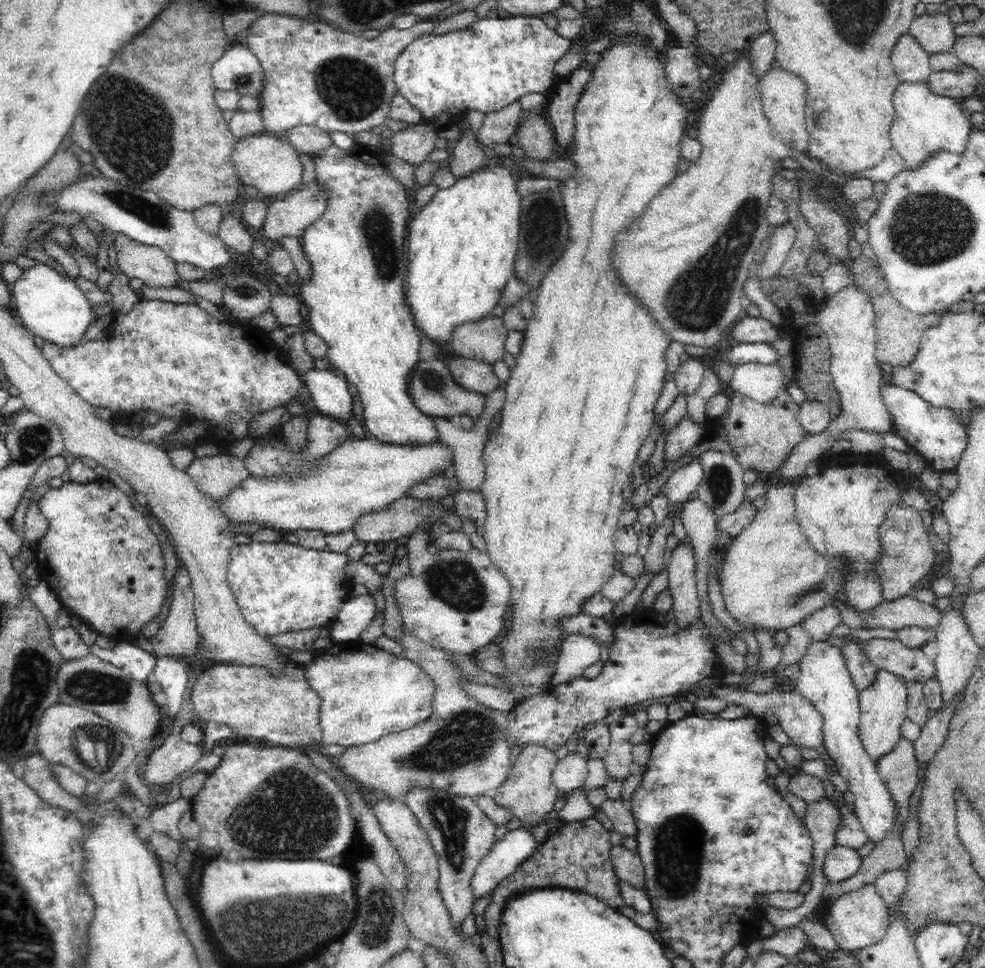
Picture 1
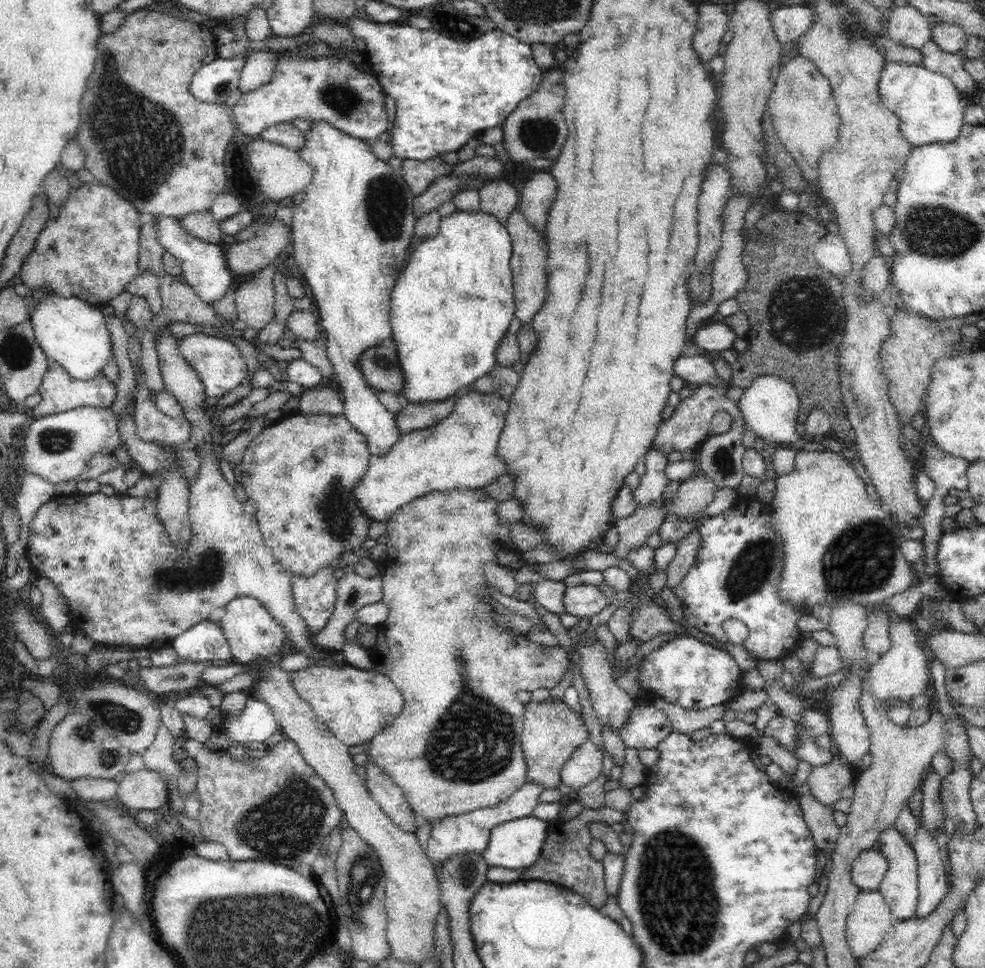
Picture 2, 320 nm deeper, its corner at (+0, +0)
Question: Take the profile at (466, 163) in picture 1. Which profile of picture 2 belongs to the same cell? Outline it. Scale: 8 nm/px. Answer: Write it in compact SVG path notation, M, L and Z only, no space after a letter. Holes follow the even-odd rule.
M502 178L484 184L478 192L479 210L494 215L498 223L505 227L509 214L512 214L518 206L516 190Z

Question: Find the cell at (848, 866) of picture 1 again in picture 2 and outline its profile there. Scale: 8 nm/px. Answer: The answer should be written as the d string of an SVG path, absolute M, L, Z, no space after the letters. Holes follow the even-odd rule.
M863 850L854 859L851 880L861 891L878 891L888 870L890 864L879 850Z

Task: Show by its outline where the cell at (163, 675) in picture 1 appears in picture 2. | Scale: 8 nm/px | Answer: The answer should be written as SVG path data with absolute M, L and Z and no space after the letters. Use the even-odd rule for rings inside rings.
M208 618L179 634L172 646L182 660L202 662L232 658L220 624Z

